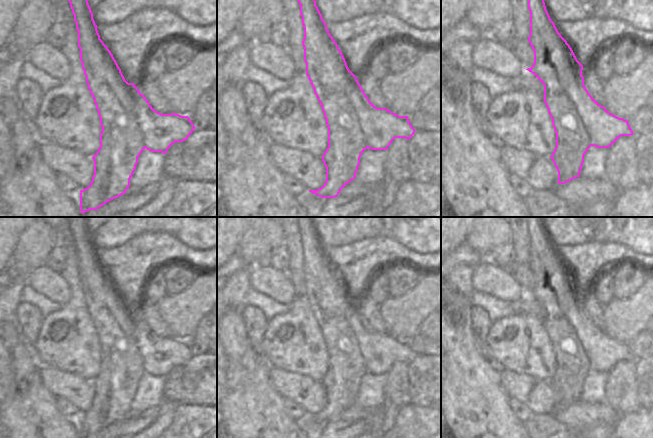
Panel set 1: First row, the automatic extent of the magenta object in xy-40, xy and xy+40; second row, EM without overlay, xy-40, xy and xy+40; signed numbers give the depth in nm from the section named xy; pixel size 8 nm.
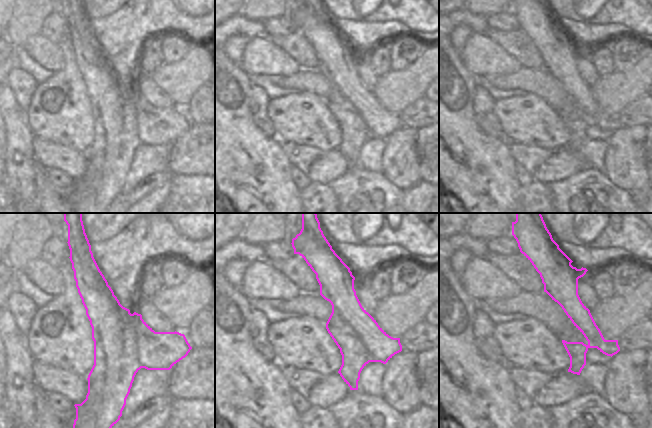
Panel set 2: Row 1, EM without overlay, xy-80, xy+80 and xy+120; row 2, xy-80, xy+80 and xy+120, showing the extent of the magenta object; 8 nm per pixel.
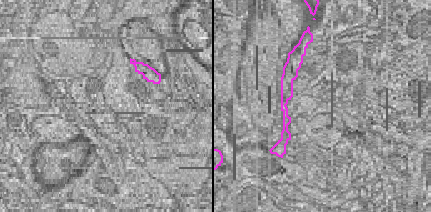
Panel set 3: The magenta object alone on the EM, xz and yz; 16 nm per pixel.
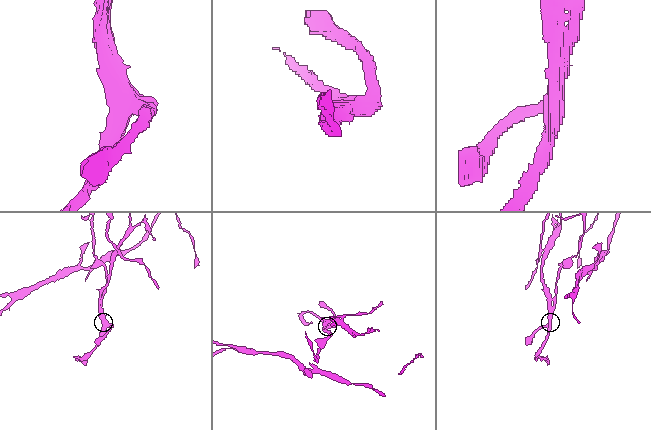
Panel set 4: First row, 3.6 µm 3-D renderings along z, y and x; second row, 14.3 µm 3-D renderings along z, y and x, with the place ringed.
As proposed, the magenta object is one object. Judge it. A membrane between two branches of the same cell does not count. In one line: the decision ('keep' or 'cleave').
cleave

